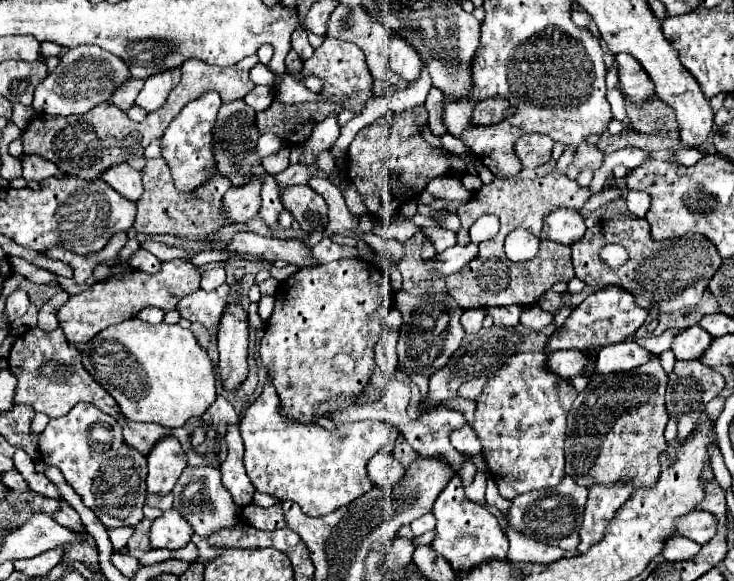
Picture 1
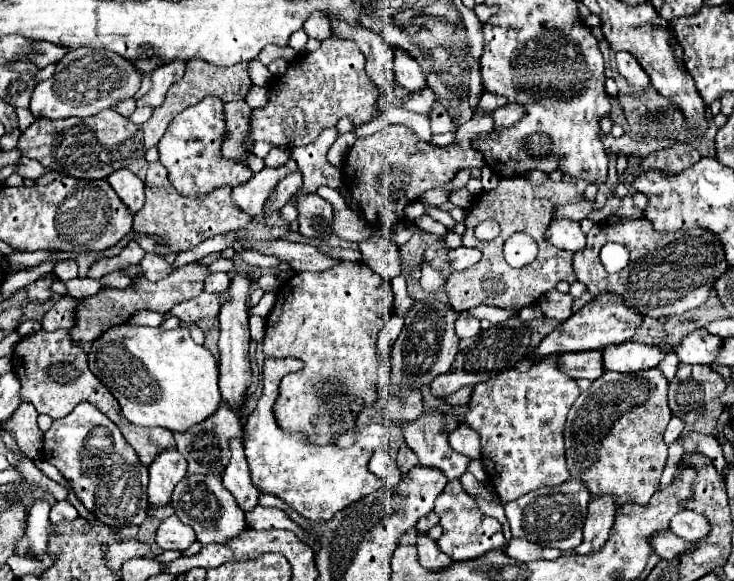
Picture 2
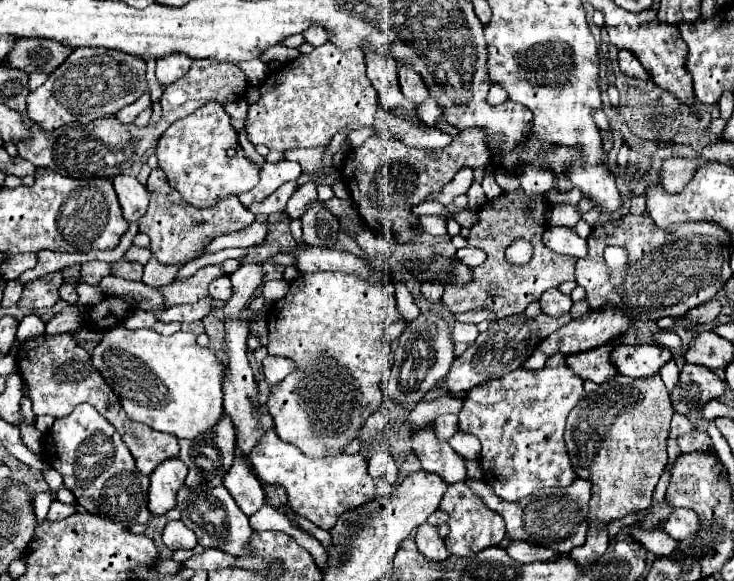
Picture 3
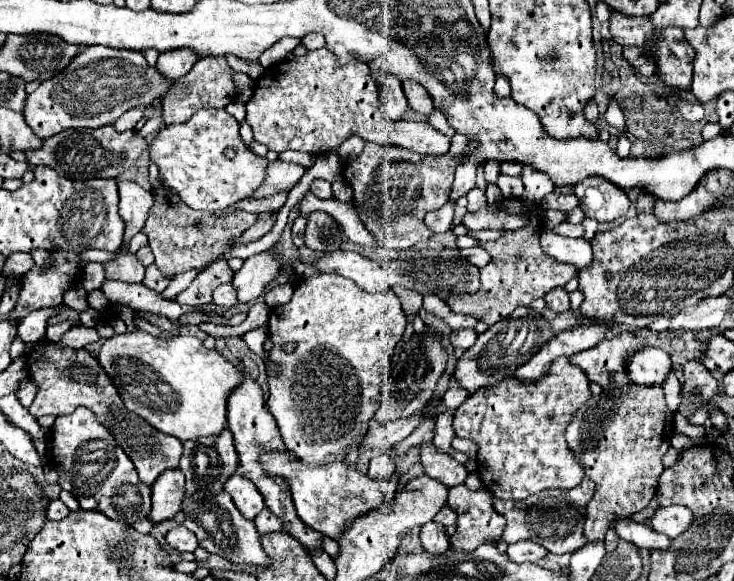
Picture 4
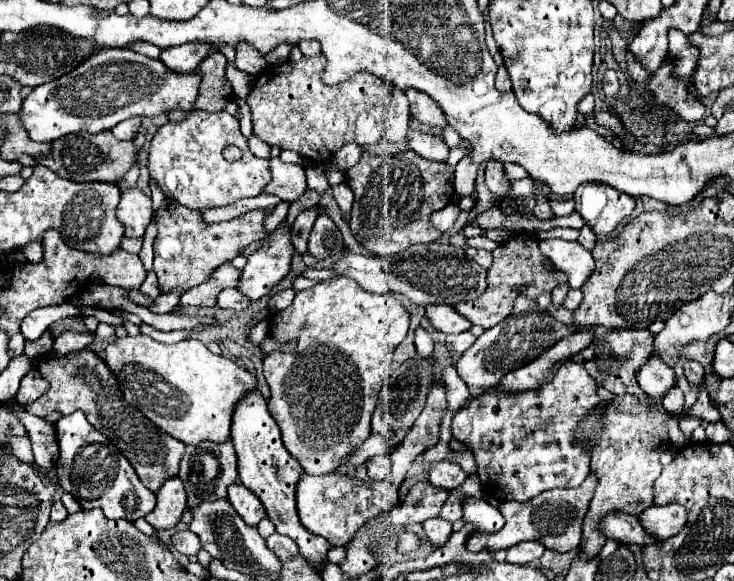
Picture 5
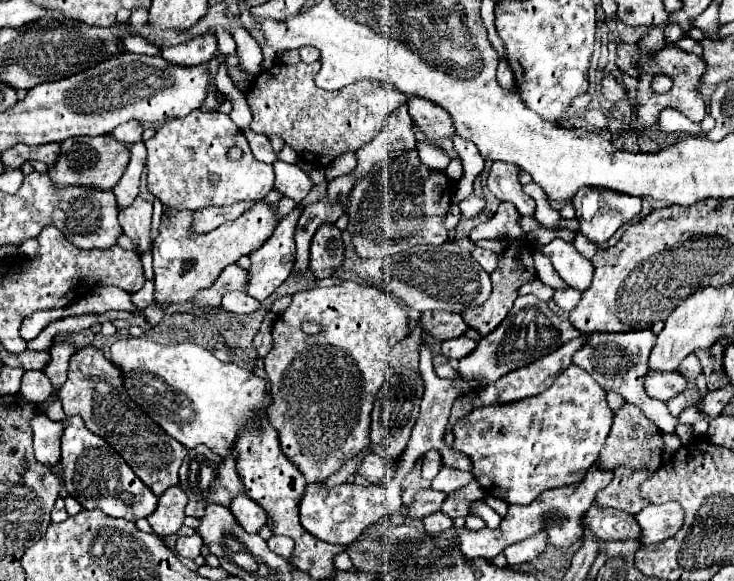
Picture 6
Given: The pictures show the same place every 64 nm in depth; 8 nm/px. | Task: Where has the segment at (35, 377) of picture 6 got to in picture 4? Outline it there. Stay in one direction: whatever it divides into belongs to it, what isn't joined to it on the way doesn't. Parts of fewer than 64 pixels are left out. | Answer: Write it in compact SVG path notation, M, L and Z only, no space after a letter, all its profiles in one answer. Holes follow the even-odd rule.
M29 377L24 378L24 380L20 382L18 400L26 410L30 408L30 404L32 404L32 400L34 400L37 390L36 384L34 384L34 381Z

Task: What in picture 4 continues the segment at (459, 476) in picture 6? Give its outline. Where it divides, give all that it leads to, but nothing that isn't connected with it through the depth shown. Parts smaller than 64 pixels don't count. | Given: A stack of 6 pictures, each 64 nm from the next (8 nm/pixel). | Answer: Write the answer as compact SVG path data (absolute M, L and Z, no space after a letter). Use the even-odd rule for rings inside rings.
M424 442L420 446L420 456L422 456L424 472L448 488L462 484L468 476L468 470L464 464L456 462L450 454L438 450L432 442Z

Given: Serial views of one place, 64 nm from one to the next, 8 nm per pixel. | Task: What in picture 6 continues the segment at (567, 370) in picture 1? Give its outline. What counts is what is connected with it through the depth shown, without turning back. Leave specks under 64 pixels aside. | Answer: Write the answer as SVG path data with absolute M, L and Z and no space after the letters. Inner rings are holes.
M630 330L630 332L620 332L620 334L590 334L584 348L580 348L574 354L574 362L584 368L606 392L616 392L624 400L636 404L646 412L646 417L658 424L658 428L663 433L675 433L678 425L678 418L673 417L665 404L656 398L650 398L644 392L642 386L642 376L648 370L648 356L654 346L656 336L652 330Z

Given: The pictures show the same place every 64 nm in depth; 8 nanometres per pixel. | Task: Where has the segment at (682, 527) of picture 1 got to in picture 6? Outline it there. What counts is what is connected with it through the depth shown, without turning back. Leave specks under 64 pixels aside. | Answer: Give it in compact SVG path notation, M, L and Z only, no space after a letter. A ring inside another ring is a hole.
M668 502L662 506L650 504L648 508L636 514L636 520L640 522L640 528L642 528L640 542L648 546L674 536L682 528L684 512L676 502Z

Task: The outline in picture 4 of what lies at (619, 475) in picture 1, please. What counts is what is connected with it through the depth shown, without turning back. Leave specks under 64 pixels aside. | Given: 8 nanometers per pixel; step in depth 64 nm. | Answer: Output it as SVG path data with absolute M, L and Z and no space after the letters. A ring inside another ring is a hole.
M624 384L620 388L604 390L598 396L592 396L570 420L566 428L566 442L576 460L584 466L584 474L596 482L596 490L586 508L584 534L588 540L604 540L608 526L624 514L640 512L648 506L658 488L658 478L664 472L662 458L670 448L672 438L672 410L666 406L664 390L660 384L642 386L642 384Z

